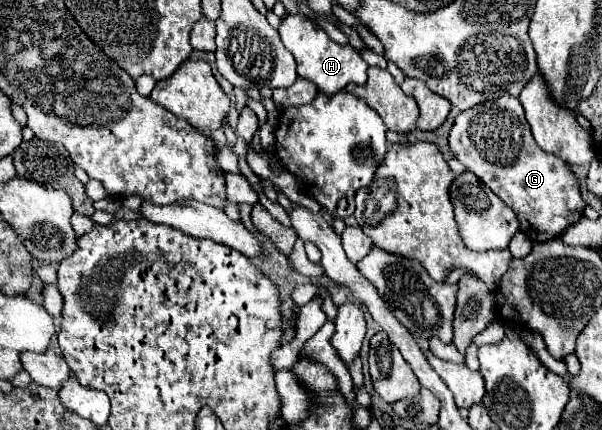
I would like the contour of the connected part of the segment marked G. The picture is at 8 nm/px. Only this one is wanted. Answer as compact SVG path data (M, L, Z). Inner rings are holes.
M503 94L501 98L459 112L449 134L449 146L455 158L465 164L469 172L479 176L515 210L523 234L533 242L557 238L583 216L585 200L581 198L579 178L571 172L569 164L537 146L517 98Z

